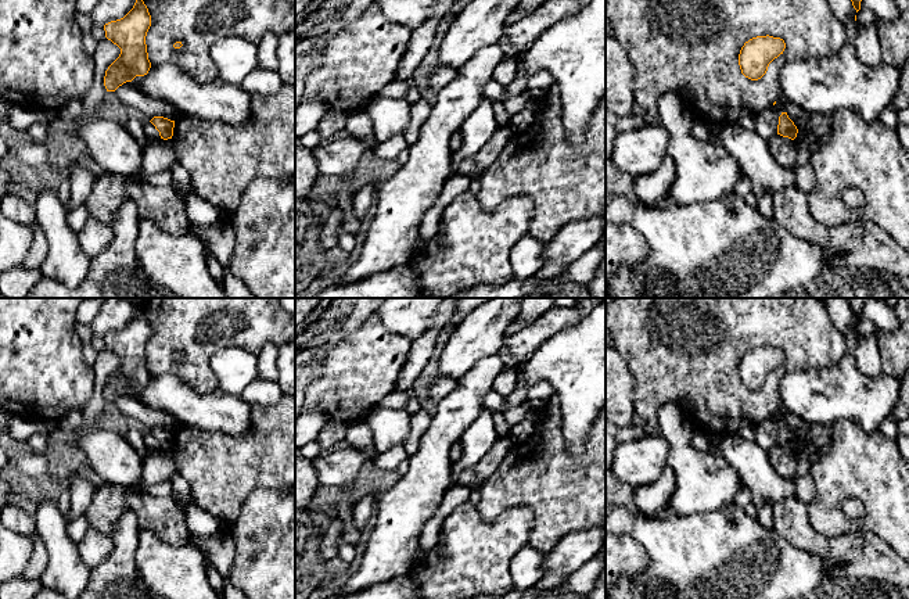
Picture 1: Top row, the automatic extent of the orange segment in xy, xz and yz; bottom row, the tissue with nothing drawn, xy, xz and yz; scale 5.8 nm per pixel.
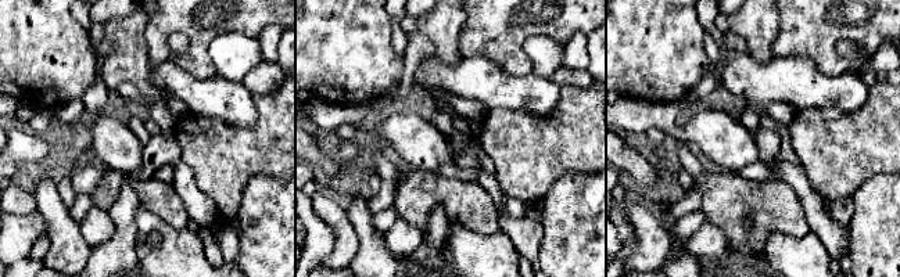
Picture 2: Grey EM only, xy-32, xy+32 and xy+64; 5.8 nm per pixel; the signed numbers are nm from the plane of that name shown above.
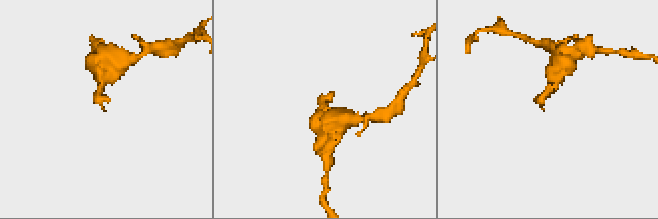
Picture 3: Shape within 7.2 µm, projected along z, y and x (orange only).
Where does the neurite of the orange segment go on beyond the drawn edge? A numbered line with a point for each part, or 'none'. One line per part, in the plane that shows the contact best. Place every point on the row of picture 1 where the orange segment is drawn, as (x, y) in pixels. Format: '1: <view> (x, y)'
none

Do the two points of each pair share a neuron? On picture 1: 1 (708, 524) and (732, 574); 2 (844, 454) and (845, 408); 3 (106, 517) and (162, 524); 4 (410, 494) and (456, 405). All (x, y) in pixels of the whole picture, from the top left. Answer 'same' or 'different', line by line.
1: same
2: different
3: same
4: same

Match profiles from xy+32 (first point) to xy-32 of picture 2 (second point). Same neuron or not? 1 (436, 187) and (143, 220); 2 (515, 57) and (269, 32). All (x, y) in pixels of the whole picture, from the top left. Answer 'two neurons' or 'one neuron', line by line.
1: two neurons
2: two neurons

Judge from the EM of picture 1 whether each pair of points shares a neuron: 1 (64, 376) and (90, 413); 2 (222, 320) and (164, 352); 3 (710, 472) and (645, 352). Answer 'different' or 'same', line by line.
1: different
2: same
3: different

